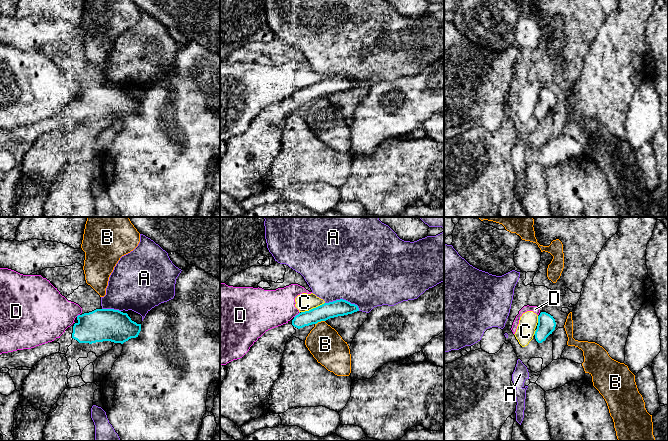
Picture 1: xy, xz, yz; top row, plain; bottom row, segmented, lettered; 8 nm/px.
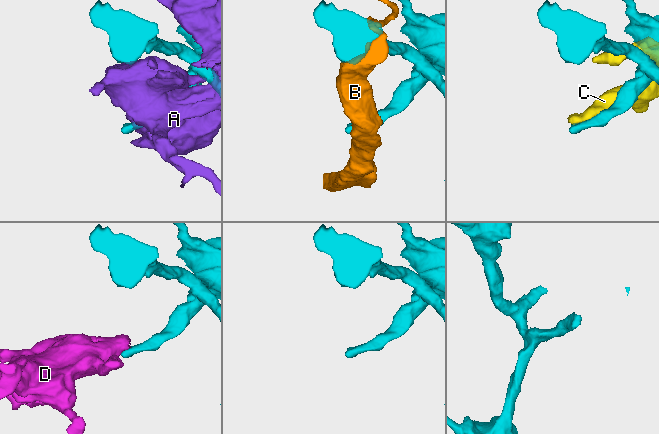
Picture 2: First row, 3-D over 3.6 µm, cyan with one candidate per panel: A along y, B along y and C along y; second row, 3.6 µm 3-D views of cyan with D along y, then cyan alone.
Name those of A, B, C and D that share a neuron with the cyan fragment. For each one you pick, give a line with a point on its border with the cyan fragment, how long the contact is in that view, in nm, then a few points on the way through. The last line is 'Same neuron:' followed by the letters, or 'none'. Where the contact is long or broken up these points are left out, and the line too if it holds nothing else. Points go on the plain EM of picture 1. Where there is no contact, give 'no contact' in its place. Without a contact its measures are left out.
Same neuron: none

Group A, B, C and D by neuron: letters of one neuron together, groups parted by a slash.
A / B / C D

